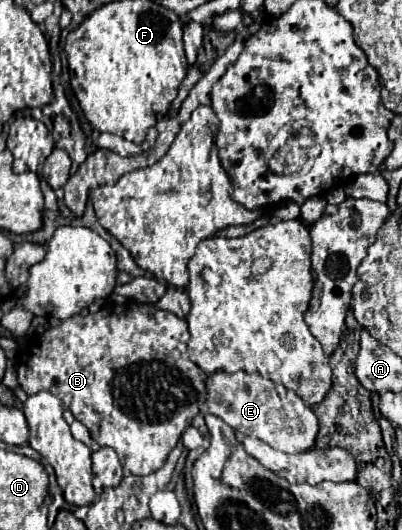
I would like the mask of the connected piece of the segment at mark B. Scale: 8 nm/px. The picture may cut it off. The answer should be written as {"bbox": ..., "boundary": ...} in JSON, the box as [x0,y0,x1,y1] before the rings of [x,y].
{"bbox":[18,299,206,477],"boundary":[[[128,299],[122,305],[106,305],[96,313],[74,315],[58,327],[44,331],[20,361],[18,383],[28,395],[50,391],[60,397],[64,407],[88,427],[94,441],[118,453],[126,473],[138,477],[150,475],[166,463],[182,431],[192,423],[200,413],[200,405],[206,401],[206,373],[190,361],[188,339],[190,333],[184,319],[156,305]]]}

